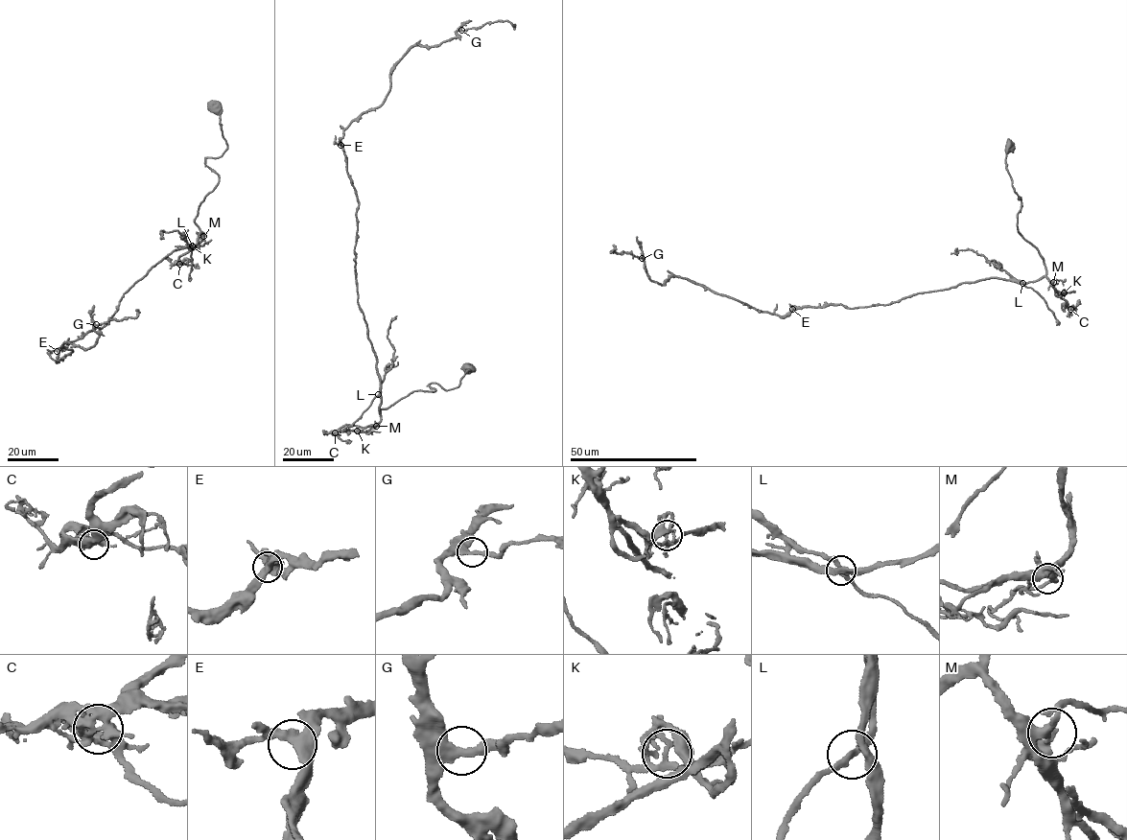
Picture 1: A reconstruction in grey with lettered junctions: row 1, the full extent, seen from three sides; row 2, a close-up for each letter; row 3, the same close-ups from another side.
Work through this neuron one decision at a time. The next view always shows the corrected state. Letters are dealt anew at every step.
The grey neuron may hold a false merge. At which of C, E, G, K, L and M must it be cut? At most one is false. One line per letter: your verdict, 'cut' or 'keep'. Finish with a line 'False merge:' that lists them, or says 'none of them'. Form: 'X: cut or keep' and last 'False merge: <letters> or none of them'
C: keep
E: keep
G: keep
K: cut
L: keep
M: keep
False merge: K

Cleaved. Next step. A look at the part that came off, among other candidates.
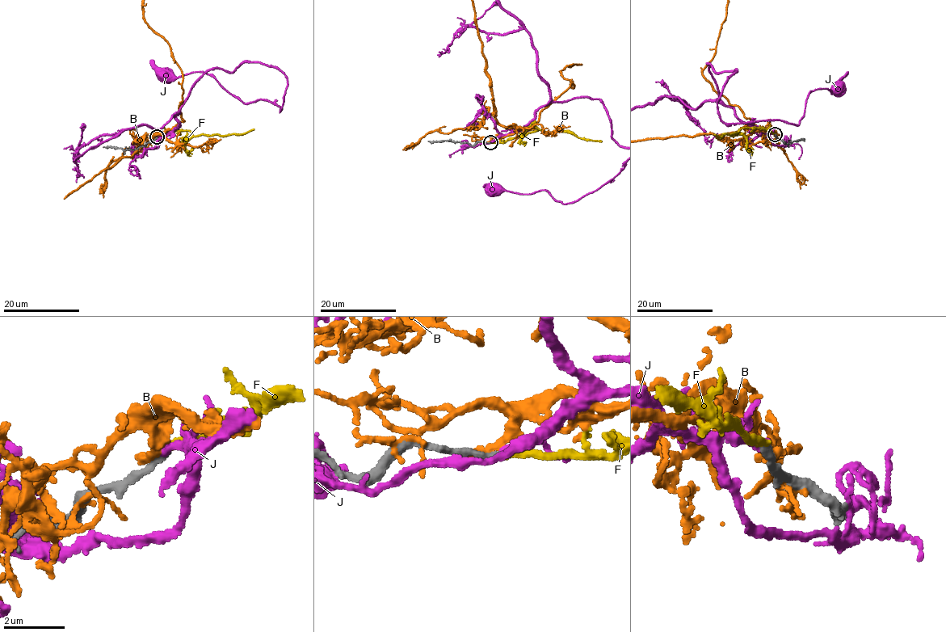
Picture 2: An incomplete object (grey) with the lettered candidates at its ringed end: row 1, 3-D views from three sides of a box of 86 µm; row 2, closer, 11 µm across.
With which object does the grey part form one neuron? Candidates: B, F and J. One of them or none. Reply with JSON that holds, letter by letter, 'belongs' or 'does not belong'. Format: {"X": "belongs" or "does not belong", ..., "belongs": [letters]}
{"B": "does not belong", "F": "belongs", "J": "does not belong", "belongs": ["F"]}

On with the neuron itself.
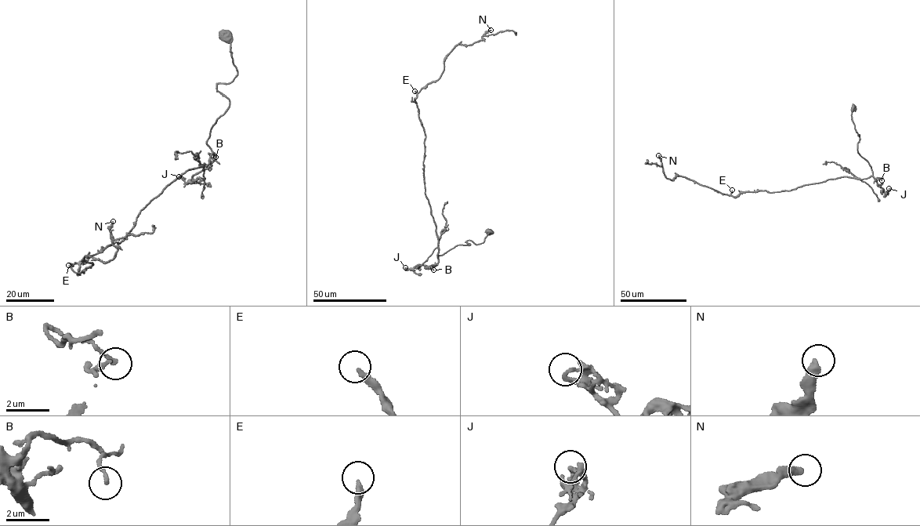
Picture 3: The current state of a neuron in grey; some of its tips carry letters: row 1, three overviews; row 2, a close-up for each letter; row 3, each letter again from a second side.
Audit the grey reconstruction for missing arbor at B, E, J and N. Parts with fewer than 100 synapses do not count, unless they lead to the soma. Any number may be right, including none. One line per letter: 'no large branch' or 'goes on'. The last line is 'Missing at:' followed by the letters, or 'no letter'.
B: no large branch
E: no large branch
J: no large branch
N: goes on
Missing at: N

